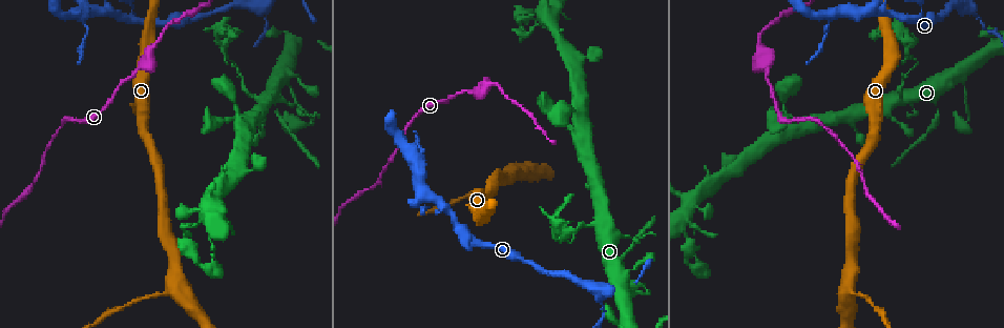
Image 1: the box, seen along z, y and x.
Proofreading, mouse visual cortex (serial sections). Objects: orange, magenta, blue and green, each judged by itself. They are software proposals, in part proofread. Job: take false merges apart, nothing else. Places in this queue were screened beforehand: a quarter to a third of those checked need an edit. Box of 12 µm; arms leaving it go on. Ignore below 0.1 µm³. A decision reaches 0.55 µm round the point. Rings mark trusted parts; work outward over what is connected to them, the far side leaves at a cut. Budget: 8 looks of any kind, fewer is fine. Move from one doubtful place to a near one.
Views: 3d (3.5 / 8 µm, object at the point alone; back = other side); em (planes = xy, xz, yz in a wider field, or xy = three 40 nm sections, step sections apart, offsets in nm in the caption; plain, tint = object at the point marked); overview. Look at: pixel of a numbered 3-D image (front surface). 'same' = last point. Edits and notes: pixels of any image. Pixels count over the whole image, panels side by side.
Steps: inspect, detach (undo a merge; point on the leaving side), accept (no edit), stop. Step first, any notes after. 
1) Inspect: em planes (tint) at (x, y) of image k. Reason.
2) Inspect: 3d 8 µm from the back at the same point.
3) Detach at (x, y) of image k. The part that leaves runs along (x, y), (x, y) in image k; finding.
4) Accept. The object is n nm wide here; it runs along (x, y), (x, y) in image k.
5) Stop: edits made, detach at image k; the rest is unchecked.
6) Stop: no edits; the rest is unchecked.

Inspect: 3d 3.5 µm at (156, 41) of image 1. Thick turns thin.

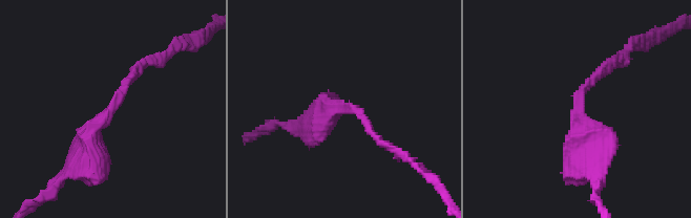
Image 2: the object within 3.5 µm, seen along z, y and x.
Inspect: em xy step 2 (plain) at (578, 106) of image 2.

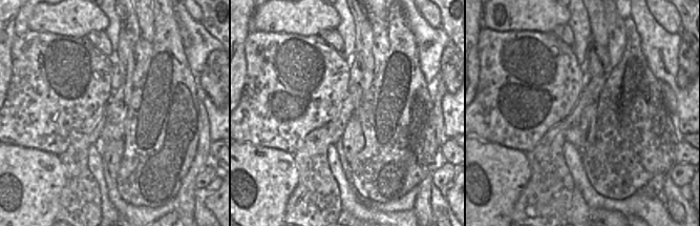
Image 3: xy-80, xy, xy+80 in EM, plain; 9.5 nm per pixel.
Inspect: em xy step 2 (tint) at the same point.

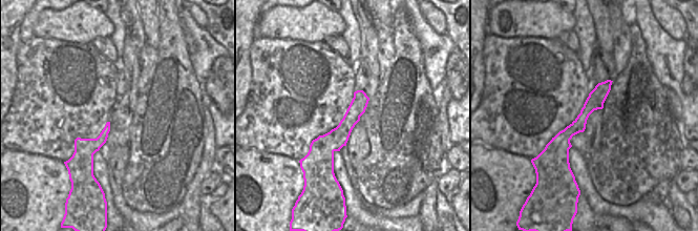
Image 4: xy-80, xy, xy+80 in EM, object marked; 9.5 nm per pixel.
Accept. It runs along (608, 83), (562, 140), (559, 162) in image 4; one cell here.

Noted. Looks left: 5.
Inspect: 3d 3.5 µm at (915, 18) of image 1. Three arms meet.

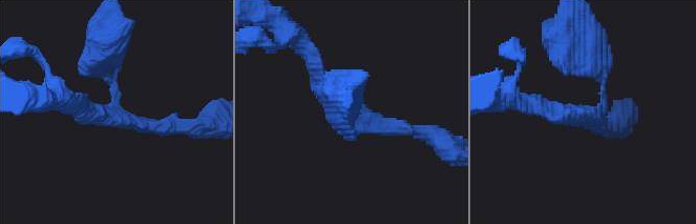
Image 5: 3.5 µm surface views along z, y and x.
Inspect: em xy step 1 (plain) at (120, 118) of image 5. 3 arms meet here; the arms are 150, 200, 300 nm wide; shape alone is not enough.

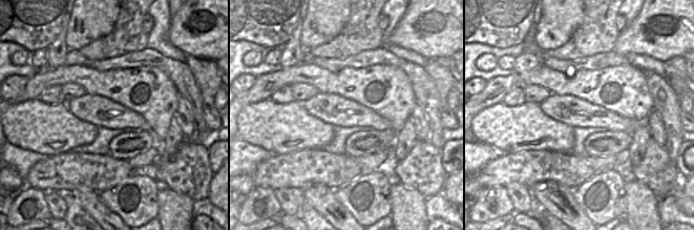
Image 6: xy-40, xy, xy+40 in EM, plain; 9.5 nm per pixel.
Inspect: em xy step 1 (tint) at the same point. Where the object lies.

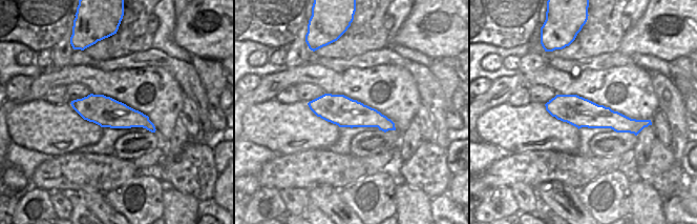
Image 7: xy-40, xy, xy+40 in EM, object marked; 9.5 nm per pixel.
Accept. It runs along (425, 133), (357, 119), (318, 67) in image 5; one cell here.

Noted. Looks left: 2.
Inspect: 3d 3.5 µm from the back at (91, 9) of image 1. Branch point.

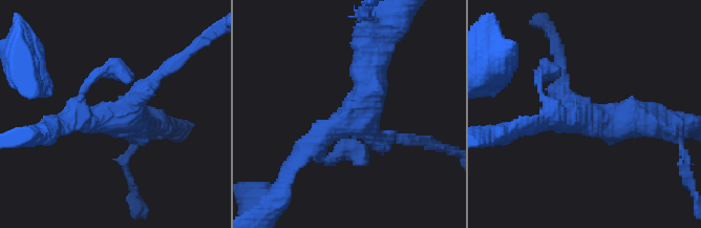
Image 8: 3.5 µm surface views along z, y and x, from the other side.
Inspect: em xy step 2 (tint) at (113, 115) of image 8. 3 arms meet here; the arms are 250, 300, 450 nm wide; shape alone is not enough.

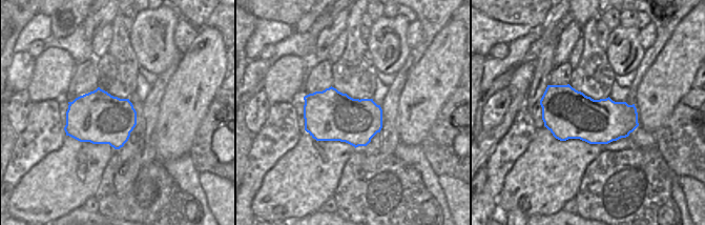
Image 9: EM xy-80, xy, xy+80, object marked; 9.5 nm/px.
Accept. It runs along (295, 162), (362, 105), (369, 52) in image 8; all the same cell.

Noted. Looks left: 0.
Stop: no edits; the rest is unchecked.

